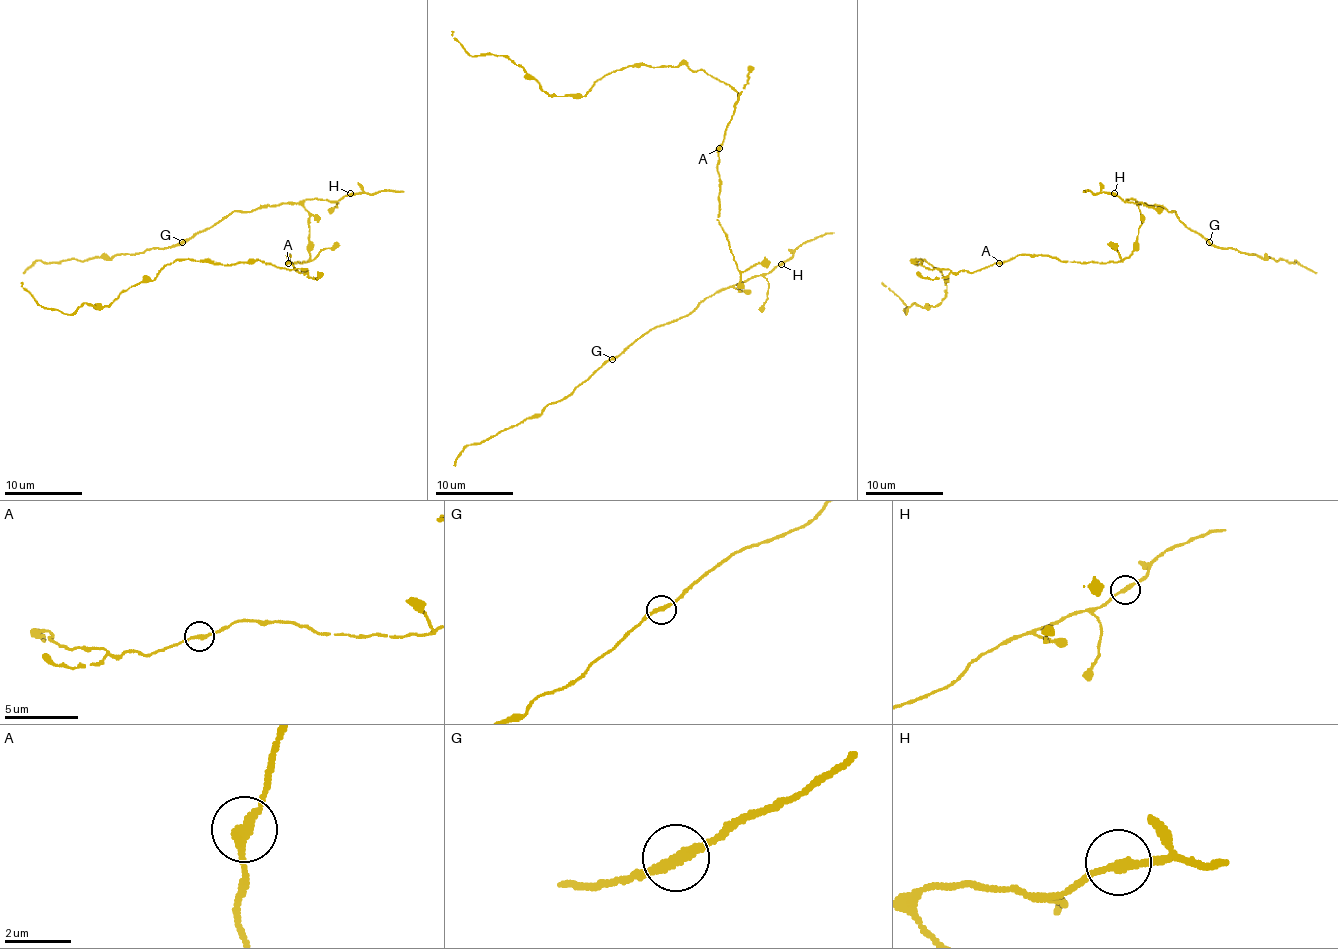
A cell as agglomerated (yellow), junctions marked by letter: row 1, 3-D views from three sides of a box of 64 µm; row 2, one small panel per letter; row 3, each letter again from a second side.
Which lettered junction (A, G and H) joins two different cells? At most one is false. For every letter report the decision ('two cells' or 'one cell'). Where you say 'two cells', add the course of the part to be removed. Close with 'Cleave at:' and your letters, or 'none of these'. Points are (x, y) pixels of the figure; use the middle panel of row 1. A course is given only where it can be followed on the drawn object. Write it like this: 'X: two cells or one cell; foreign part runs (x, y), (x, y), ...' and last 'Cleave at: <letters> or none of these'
A: one cell
G: one cell
H: one cell
Cleave at: none of these

